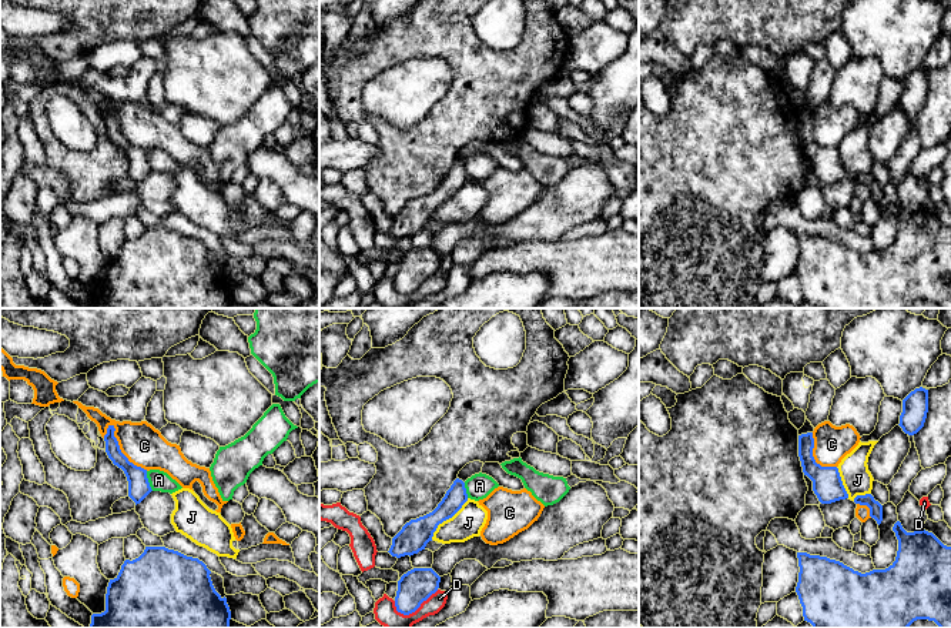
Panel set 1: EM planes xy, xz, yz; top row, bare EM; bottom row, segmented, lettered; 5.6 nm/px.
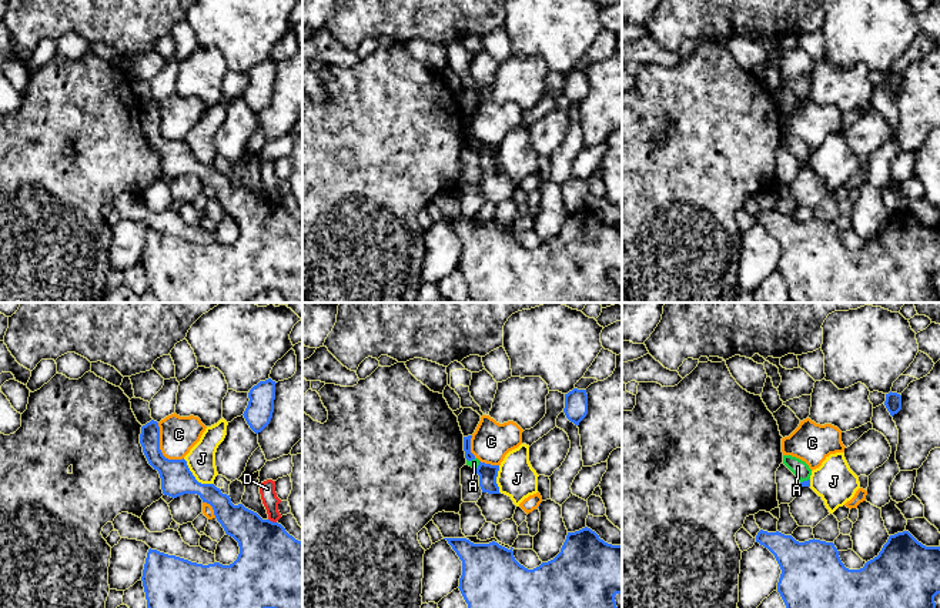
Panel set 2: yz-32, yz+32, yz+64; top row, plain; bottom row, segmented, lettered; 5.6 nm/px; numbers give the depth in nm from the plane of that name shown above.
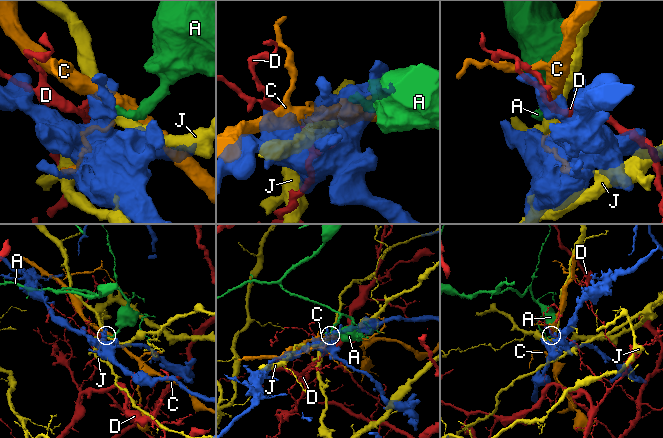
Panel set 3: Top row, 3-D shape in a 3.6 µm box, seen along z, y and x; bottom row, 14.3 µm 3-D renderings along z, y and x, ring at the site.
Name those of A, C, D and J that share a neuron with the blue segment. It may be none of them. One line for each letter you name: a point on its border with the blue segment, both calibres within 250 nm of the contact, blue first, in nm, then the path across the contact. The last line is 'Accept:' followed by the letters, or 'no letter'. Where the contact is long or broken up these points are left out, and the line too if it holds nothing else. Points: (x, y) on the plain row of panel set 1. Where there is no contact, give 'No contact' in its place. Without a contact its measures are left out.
Accept: no letter

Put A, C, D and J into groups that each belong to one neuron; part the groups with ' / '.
A / C / D / J

